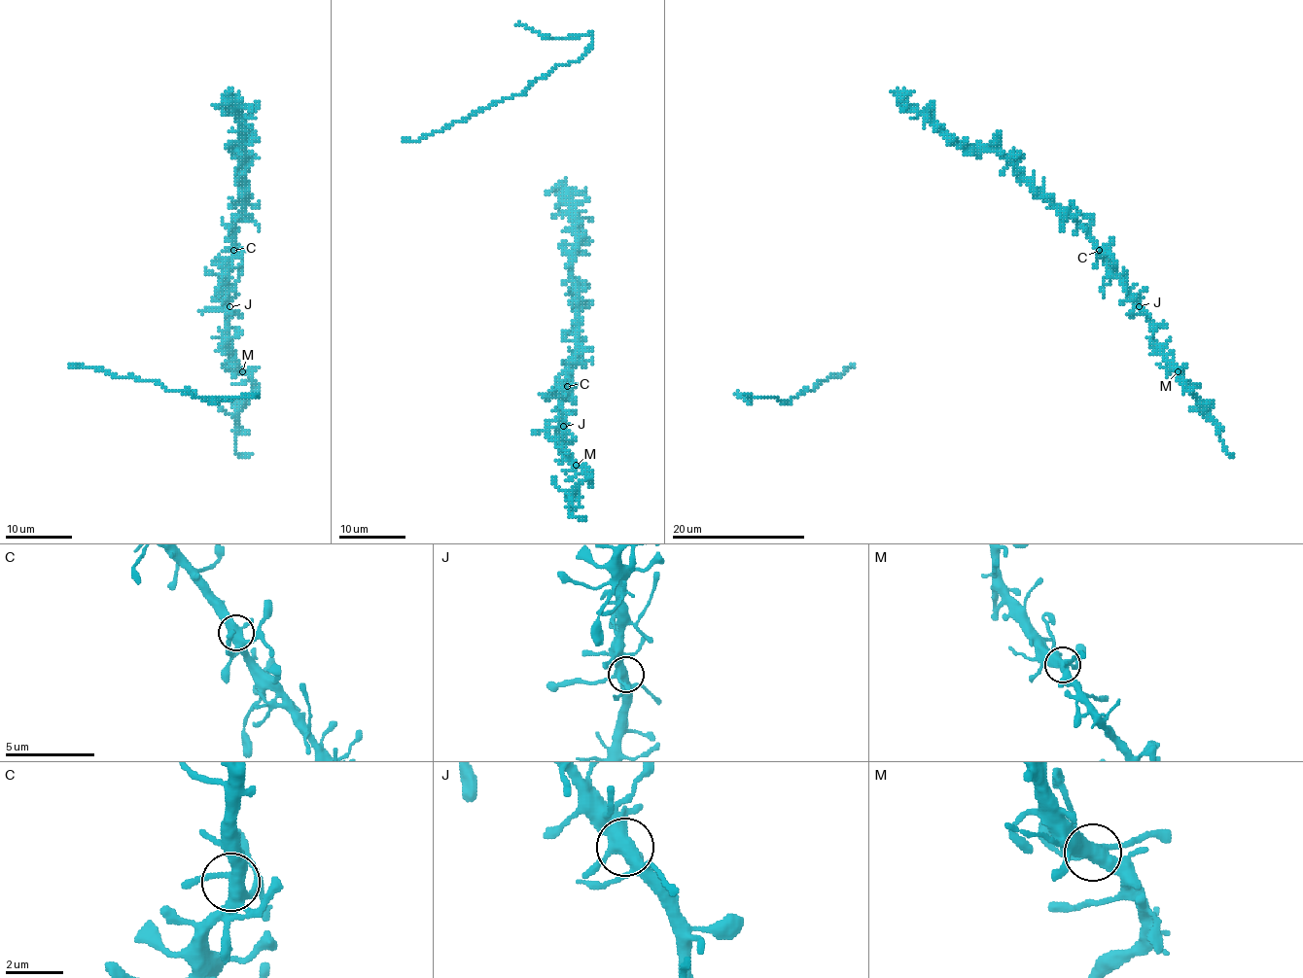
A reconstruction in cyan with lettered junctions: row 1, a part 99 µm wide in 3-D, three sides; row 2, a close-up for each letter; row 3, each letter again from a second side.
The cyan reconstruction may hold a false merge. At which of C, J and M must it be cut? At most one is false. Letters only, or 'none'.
none

